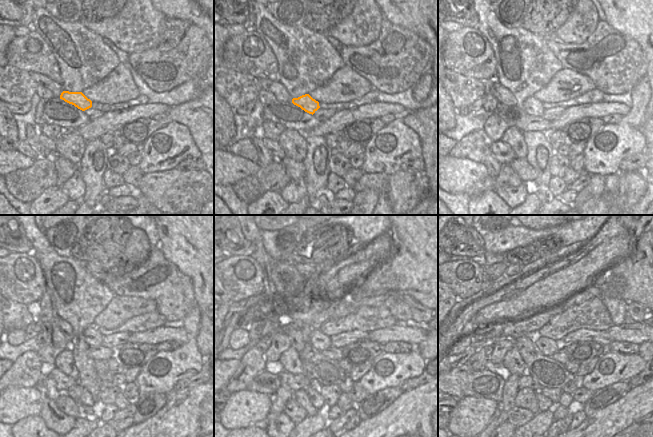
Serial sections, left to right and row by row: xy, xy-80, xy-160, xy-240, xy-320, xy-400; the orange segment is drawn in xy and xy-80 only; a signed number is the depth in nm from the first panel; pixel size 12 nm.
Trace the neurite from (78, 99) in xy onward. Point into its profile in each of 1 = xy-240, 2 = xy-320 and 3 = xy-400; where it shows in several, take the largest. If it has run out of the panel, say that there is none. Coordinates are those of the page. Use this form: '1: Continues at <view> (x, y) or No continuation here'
1: Continues at xy-240 (93, 338)
2: Continues at xy-320 (320, 342)
3: Continues at xy-400 (546, 346)

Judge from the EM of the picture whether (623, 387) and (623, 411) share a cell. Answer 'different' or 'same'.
different

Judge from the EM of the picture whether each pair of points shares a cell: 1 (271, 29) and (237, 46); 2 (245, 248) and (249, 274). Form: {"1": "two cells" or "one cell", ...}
{"1": "two cells", "2": "two cells"}

